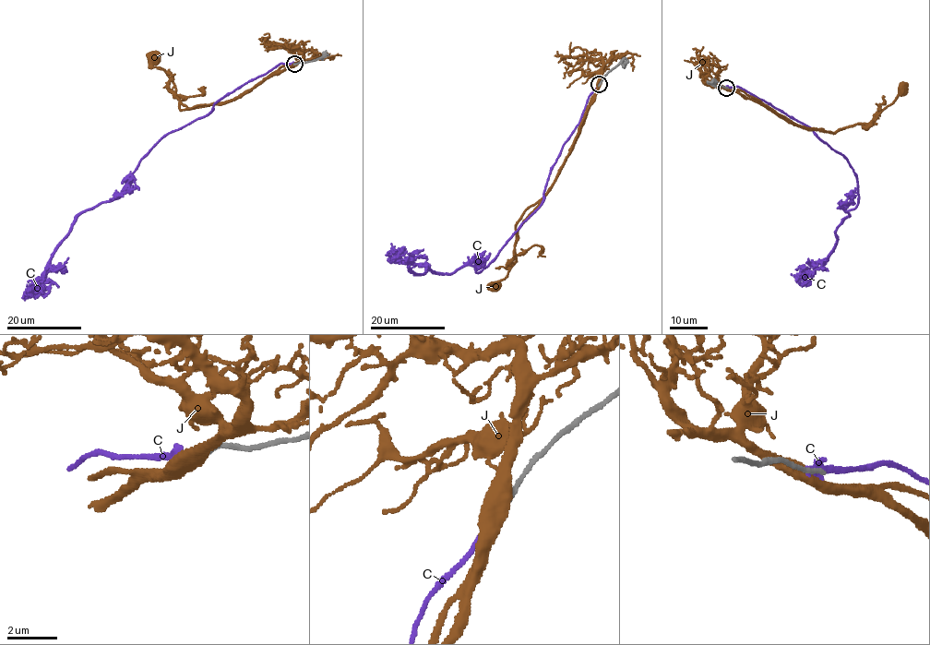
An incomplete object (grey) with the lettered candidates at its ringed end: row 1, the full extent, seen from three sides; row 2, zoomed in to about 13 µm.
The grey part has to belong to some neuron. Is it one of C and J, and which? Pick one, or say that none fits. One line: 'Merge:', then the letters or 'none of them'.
Merge: C

